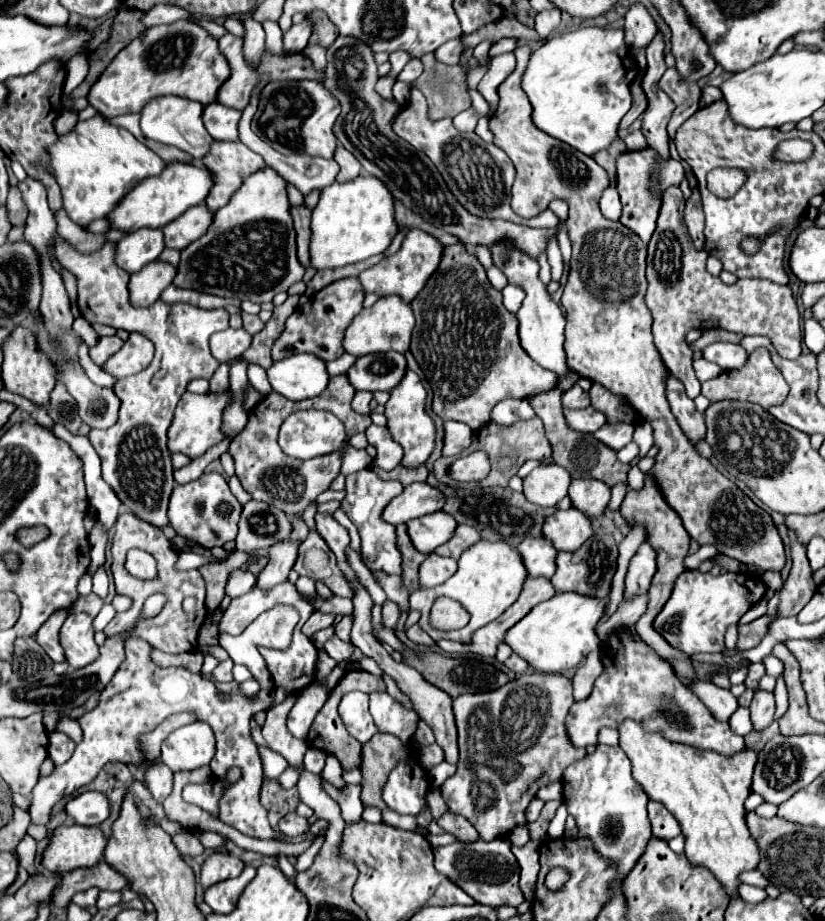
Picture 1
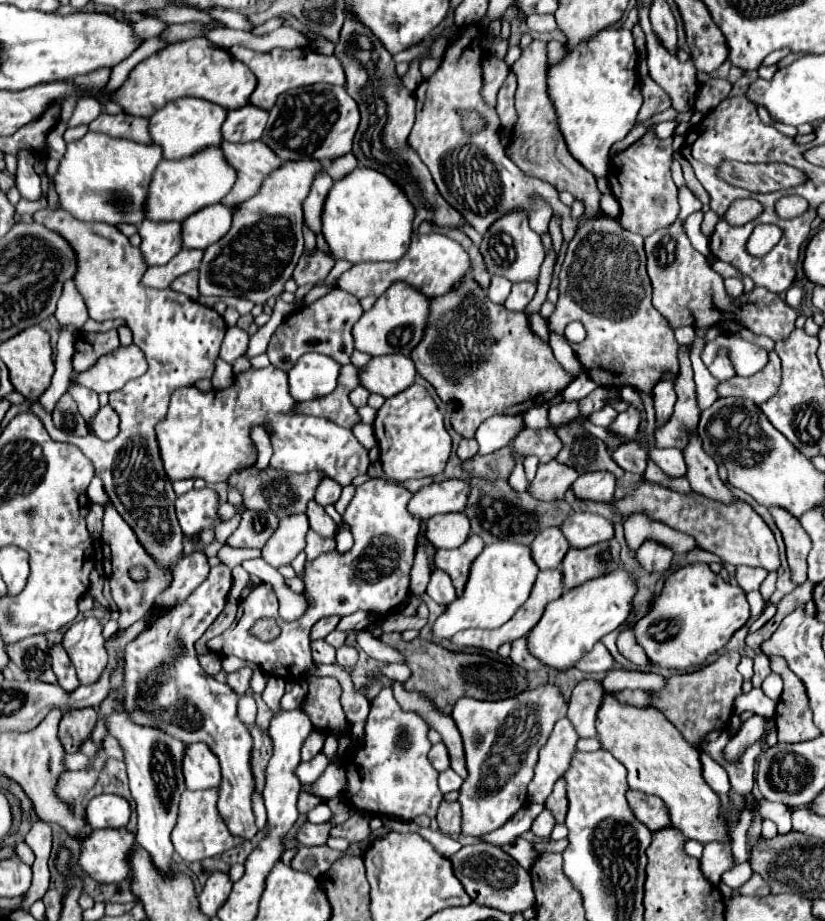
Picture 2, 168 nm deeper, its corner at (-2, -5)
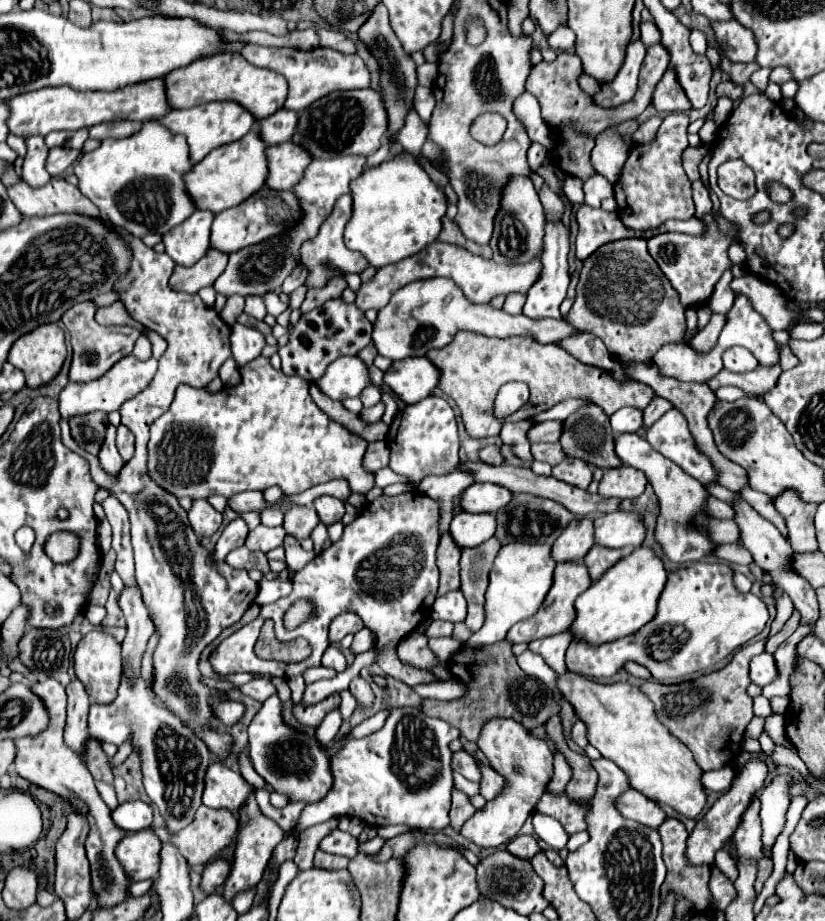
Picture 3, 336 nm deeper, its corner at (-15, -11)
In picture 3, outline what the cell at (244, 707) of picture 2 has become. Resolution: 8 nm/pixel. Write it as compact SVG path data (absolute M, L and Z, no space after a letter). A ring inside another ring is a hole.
M214 700L212 702L212 708L214 708L214 714L216 718L224 724L224 726L234 726L238 724L244 714L246 714L246 704L244 702L222 702L222 700Z

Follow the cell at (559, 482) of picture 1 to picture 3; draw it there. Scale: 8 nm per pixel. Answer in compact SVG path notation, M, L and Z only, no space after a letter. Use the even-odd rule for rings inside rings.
M566 458L564 462L556 464L552 468L552 476L576 488L588 488L588 484L592 482L592 470L580 458Z

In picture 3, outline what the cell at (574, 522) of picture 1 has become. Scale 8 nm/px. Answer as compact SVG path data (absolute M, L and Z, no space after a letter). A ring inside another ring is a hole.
M612 512L594 520L594 540L604 548L636 548L644 540L644 524L632 512Z

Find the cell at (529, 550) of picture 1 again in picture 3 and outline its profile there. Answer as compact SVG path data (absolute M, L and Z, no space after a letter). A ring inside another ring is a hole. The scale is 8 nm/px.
M590 518L572 520L552 546L552 558L556 562L580 562L594 546L594 532Z

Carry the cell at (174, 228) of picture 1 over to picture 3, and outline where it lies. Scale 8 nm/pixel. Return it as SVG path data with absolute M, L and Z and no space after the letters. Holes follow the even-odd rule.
M258 190L242 204L222 210L216 214L212 222L212 234L210 234L210 248L216 248L220 252L236 252L240 248L246 248L250 244L256 244L260 240L266 240L286 228L286 214L288 214L288 226L296 224L300 220L300 206L292 192L270 192L270 190Z

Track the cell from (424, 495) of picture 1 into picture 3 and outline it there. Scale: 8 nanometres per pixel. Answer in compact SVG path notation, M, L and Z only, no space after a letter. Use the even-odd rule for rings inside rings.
M472 484L460 494L462 512L494 514L510 502L510 492L498 484Z

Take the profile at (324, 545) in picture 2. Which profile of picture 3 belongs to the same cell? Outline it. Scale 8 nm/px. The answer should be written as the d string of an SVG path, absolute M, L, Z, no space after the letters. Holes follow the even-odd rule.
M318 524L310 536L314 540L314 548L316 548L316 554L320 554L324 548L332 546L330 542L330 536L328 536L328 528L324 524Z

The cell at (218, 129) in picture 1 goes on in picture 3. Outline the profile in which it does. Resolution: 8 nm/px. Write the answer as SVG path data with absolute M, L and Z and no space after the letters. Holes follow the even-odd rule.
M280 108L278 112L274 112L272 116L258 120L258 128L260 128L260 138L266 144L280 144L280 142L288 142L294 134L298 122L298 114L292 110L284 110Z

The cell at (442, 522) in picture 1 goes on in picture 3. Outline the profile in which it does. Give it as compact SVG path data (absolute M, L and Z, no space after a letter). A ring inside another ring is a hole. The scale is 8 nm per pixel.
M458 514L450 524L450 536L456 546L472 548L494 536L496 518L494 514Z

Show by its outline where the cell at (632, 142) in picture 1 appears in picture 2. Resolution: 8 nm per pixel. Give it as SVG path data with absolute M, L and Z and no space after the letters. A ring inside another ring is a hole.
M671 120L671 122L661 122L655 126L655 134L659 138L671 138L675 134L675 128L677 128L677 120Z

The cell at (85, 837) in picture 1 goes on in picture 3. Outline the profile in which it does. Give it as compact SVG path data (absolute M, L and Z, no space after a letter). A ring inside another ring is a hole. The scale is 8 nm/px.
M140 830L124 836L116 846L116 858L132 882L140 880L154 880L158 876L160 866L160 838L152 830Z

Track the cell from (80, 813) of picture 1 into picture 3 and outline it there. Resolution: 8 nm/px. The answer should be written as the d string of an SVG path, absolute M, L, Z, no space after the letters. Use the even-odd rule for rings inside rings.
M124 802L116 810L112 810L112 820L116 820L118 828L126 832L146 830L152 824L152 808L146 802Z

